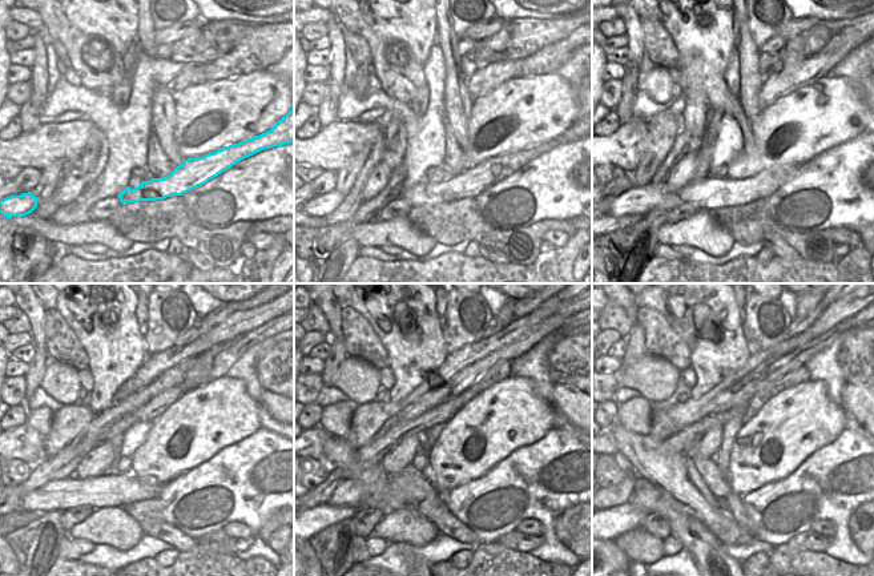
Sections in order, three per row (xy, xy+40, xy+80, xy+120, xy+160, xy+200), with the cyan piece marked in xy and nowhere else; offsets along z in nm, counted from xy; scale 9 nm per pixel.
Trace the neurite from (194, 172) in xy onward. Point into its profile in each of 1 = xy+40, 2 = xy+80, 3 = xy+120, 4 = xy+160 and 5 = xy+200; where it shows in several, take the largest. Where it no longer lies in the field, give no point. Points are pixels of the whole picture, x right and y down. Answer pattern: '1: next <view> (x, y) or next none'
1: next xy+40 (471, 182)
2: next xy+80 (711, 193)
3: next xy+120 (111, 490)
4: next xy+160 (391, 494)
5: next xy+200 (644, 495)

